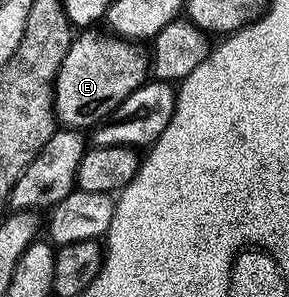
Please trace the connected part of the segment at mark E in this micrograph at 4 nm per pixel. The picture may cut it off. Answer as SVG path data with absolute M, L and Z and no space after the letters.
M85 29L74 38L71 49L63 61L63 65L57 74L57 82L53 93L53 110L55 119L62 128L72 129L82 132L85 127L88 129L96 128L98 125L106 122L109 116L131 97L147 81L151 73L151 59L144 46L128 39L119 39L110 37L108 34L100 35L100 30Z

